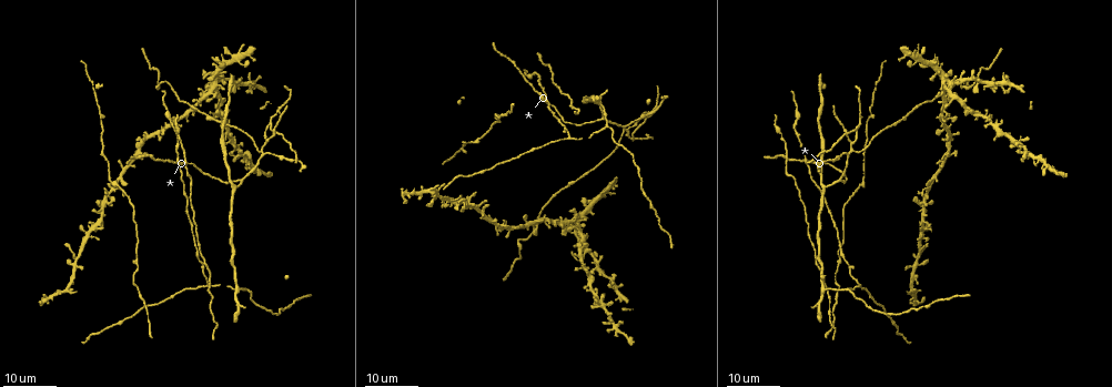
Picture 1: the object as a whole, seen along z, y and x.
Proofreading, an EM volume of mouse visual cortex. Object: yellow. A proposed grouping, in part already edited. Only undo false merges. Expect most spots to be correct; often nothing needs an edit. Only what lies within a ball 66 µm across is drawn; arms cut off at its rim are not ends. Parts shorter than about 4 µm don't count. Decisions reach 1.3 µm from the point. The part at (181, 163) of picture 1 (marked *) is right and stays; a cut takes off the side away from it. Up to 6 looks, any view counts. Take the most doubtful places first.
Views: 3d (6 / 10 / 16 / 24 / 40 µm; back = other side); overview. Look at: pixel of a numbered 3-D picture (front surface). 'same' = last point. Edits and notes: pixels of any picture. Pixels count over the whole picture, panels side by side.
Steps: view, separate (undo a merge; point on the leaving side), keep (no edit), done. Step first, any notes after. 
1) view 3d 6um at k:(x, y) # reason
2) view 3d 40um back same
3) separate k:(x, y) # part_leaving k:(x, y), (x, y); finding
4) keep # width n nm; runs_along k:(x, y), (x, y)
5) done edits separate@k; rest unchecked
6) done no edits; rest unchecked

view 3d 24um at 1:(262, 150) # branch point

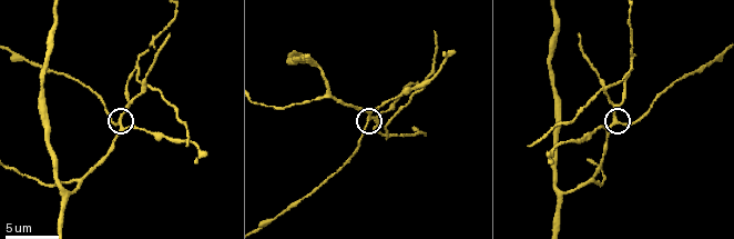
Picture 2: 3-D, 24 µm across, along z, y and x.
view 3d 6um at 2:(367, 120) # zoom in

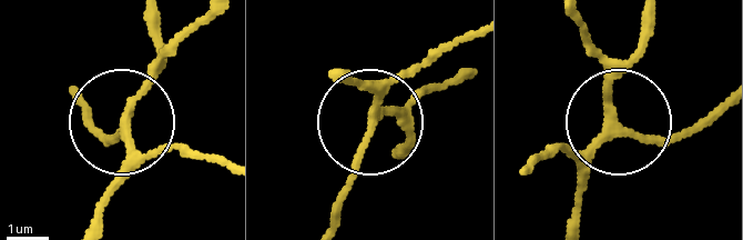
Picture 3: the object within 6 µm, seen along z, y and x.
keep # arms 3; runs_along 3:(570, 228), (588, 164), (616, 121), (609, 69), (580, 19); continuous, no second cell

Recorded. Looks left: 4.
view 3d 24um at 1:(568, 136) # three-way junction

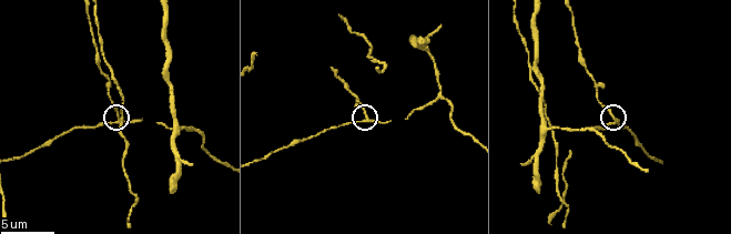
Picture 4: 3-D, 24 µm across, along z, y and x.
view 3d 6um at 4:(367, 118) # zoom in

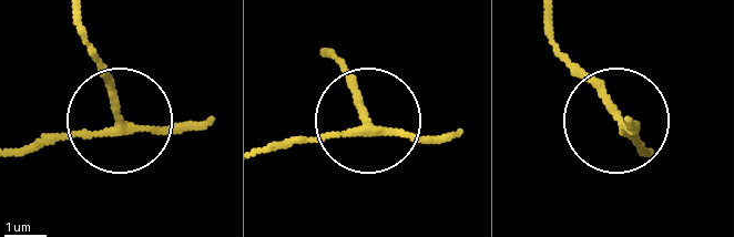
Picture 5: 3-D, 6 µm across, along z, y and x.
keep # arms 3; runs_along 5:(325, 47), (349, 79), (356, 129), (272, 150); all the same cell

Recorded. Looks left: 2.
view 3d 16um at 1:(176, 162) # thin arm on a thick one

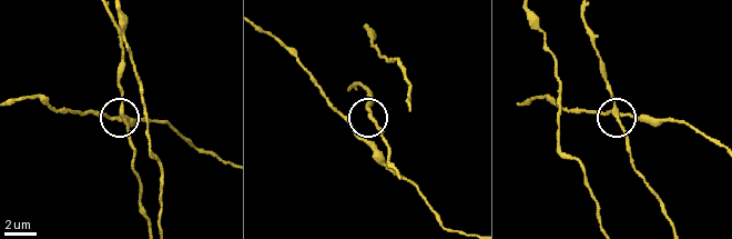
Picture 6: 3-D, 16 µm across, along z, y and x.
view 3d 6um at 6:(616, 120) # zoom in

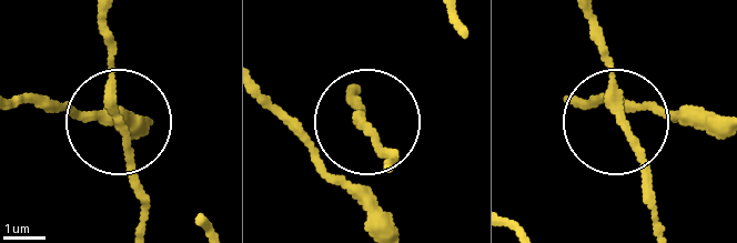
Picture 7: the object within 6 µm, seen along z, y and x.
keep # arms 3; runs_along 7:(715, 120), (619, 113), (595, 24); continuous, no second cell

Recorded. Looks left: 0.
done no edits; rest unchecked

